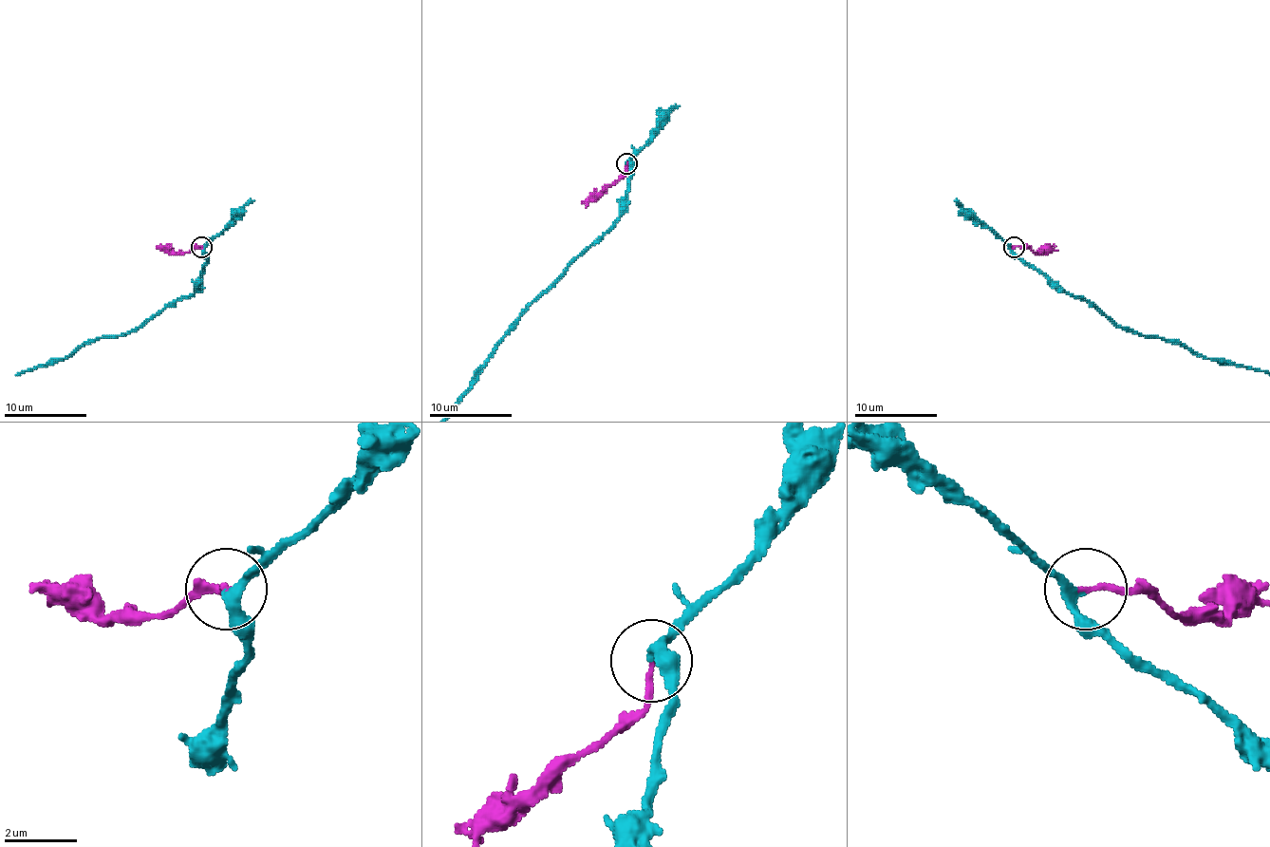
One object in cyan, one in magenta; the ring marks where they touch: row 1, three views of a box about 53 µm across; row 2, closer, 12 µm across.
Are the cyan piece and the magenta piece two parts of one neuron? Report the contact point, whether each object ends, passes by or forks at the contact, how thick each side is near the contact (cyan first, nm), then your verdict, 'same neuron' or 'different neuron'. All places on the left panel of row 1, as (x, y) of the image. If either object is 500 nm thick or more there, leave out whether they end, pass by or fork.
place (201, 247); cyan passes by; magenta ends; calibres 200 and 150 nm; same neuron

